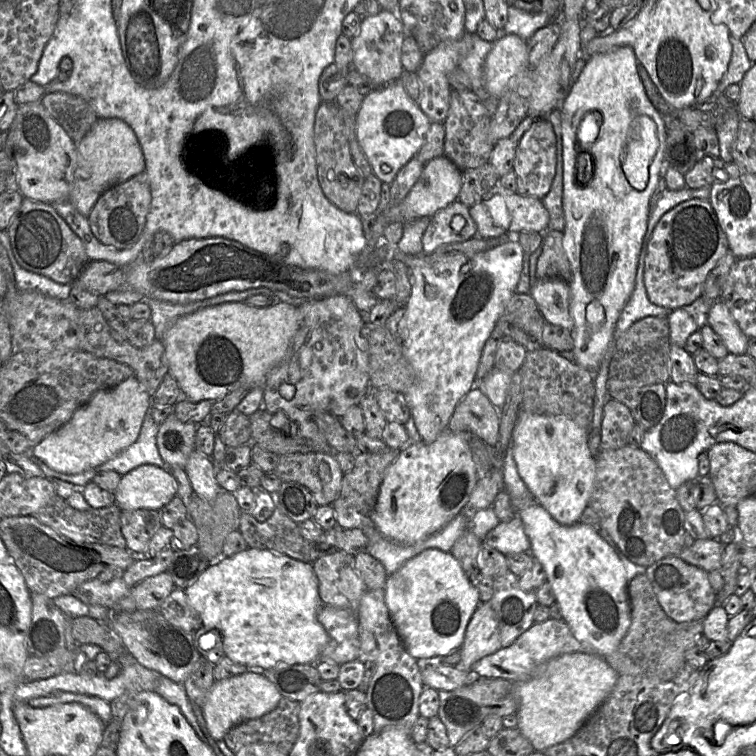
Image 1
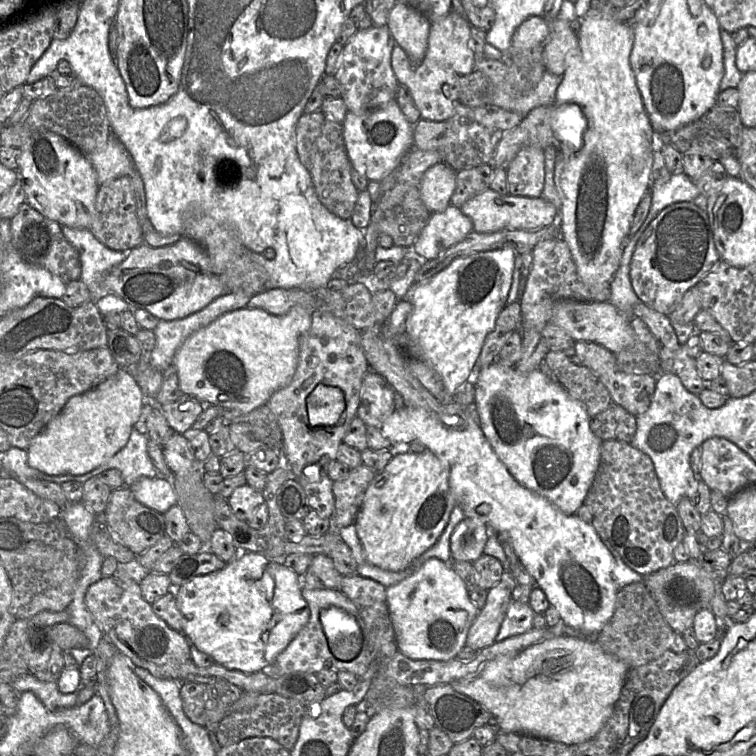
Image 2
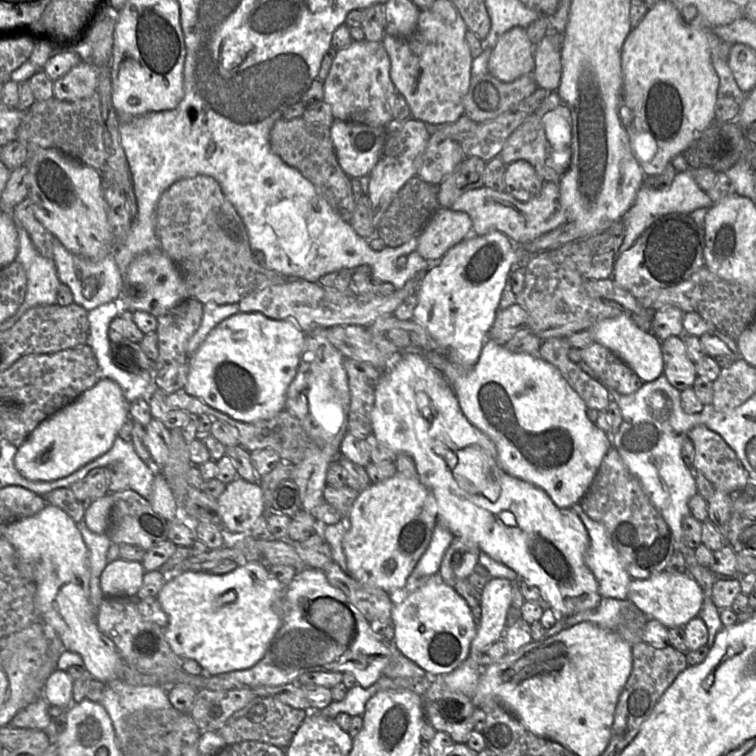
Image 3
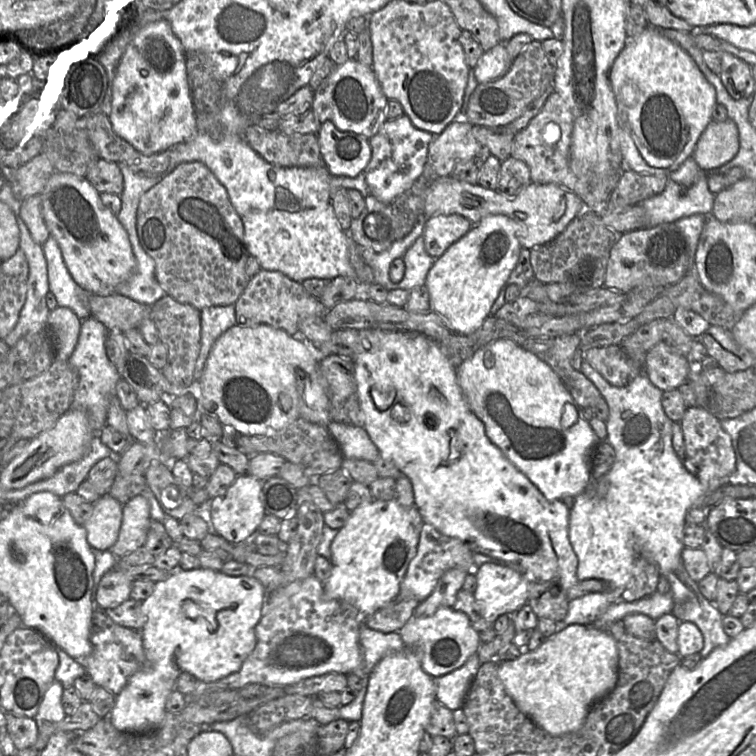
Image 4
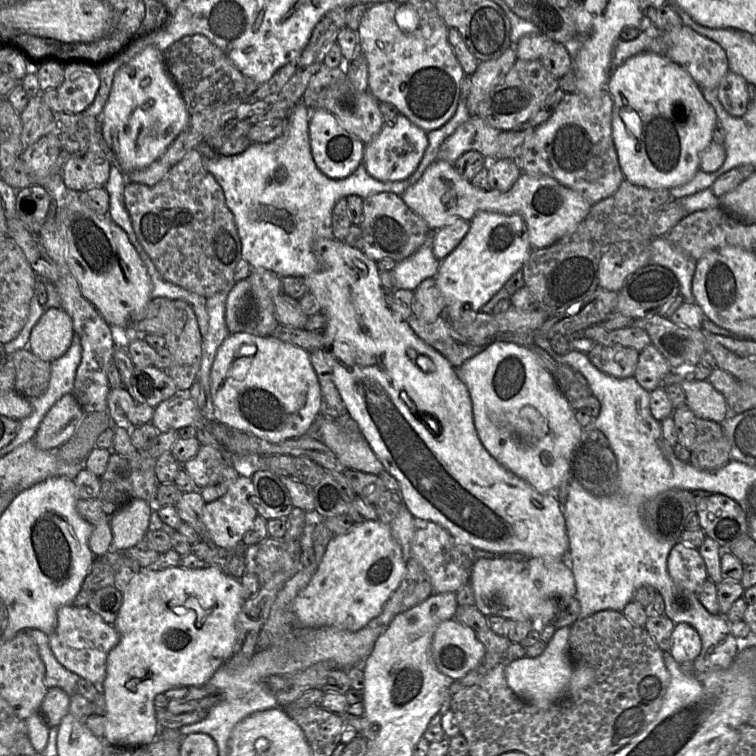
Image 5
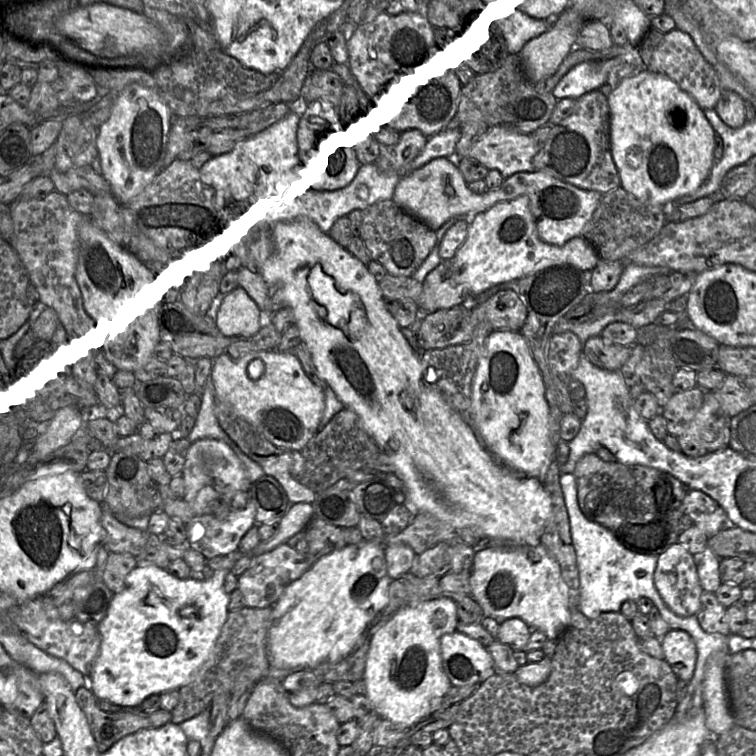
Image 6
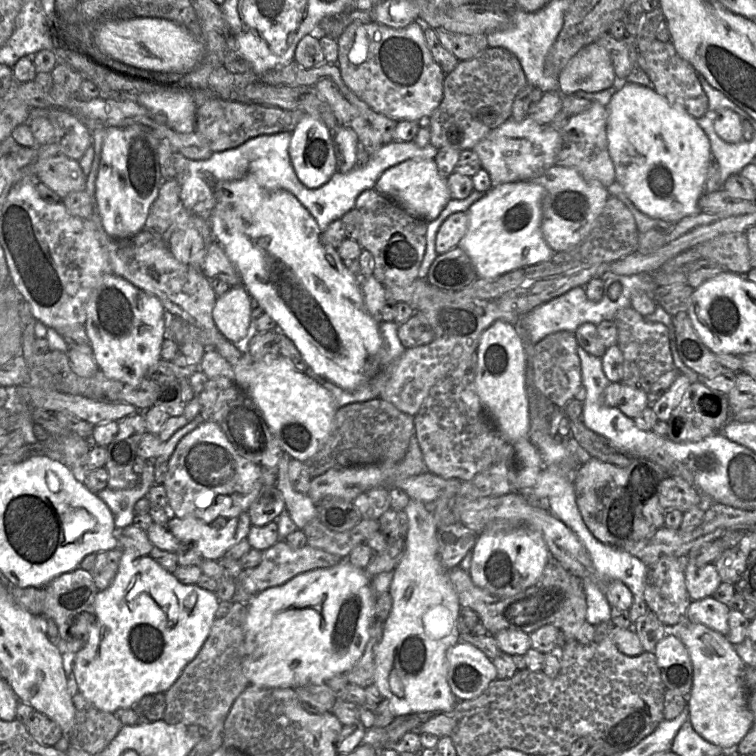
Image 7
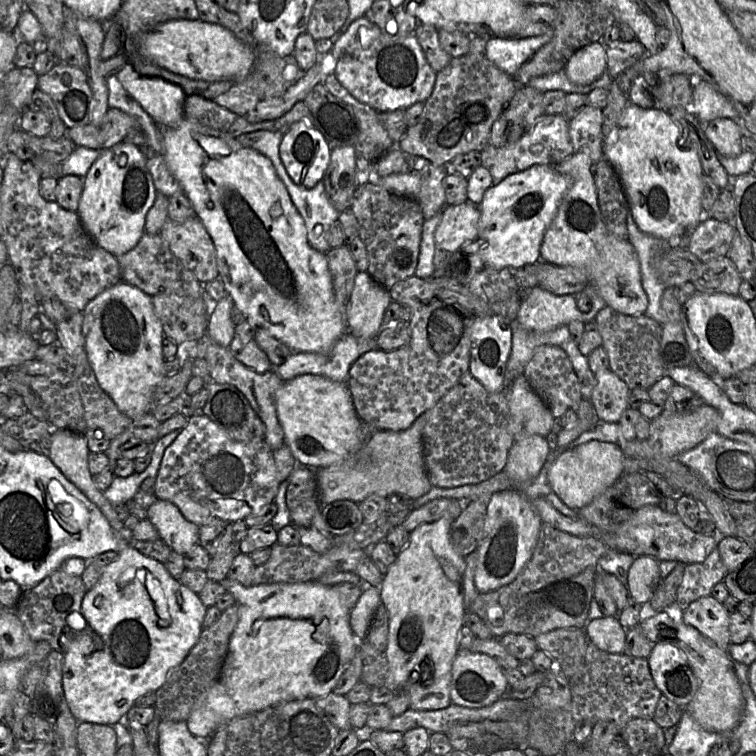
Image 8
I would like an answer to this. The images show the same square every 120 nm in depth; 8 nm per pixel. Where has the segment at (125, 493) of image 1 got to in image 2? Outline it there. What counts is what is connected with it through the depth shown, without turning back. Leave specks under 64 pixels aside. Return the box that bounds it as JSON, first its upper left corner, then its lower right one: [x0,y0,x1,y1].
[129,475,178,514]

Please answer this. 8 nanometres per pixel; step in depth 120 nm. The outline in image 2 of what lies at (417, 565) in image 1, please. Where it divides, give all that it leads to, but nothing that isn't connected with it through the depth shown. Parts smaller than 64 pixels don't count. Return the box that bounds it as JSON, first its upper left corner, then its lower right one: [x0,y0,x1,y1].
[386,558,479,660]

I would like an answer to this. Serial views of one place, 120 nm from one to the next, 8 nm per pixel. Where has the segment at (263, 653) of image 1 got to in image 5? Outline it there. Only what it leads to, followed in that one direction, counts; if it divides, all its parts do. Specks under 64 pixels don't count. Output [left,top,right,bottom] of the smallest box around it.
[100,564,245,747]

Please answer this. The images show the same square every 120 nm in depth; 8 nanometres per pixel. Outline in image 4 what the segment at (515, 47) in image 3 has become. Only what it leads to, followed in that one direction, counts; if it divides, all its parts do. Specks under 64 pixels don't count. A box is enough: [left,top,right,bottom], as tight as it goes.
[474,42,512,84]

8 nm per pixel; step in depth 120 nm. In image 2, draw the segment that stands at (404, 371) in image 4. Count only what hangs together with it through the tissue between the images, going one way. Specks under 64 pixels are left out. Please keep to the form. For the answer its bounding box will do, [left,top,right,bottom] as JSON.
[381,406,619,632]

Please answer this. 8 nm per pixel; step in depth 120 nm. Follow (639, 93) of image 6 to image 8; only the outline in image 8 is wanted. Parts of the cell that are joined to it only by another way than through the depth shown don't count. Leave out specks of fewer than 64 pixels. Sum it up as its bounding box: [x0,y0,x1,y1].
[604,103,704,247]

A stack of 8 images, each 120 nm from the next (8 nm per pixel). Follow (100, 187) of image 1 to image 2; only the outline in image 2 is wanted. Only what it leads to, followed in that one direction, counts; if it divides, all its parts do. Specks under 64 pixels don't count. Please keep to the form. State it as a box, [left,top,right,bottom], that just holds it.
[88,135,135,186]

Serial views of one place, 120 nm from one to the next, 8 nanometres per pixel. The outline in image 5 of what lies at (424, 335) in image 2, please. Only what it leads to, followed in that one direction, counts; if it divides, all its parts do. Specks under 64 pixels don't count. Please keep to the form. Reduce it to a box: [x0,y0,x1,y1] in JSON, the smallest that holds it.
[435,211,532,311]

